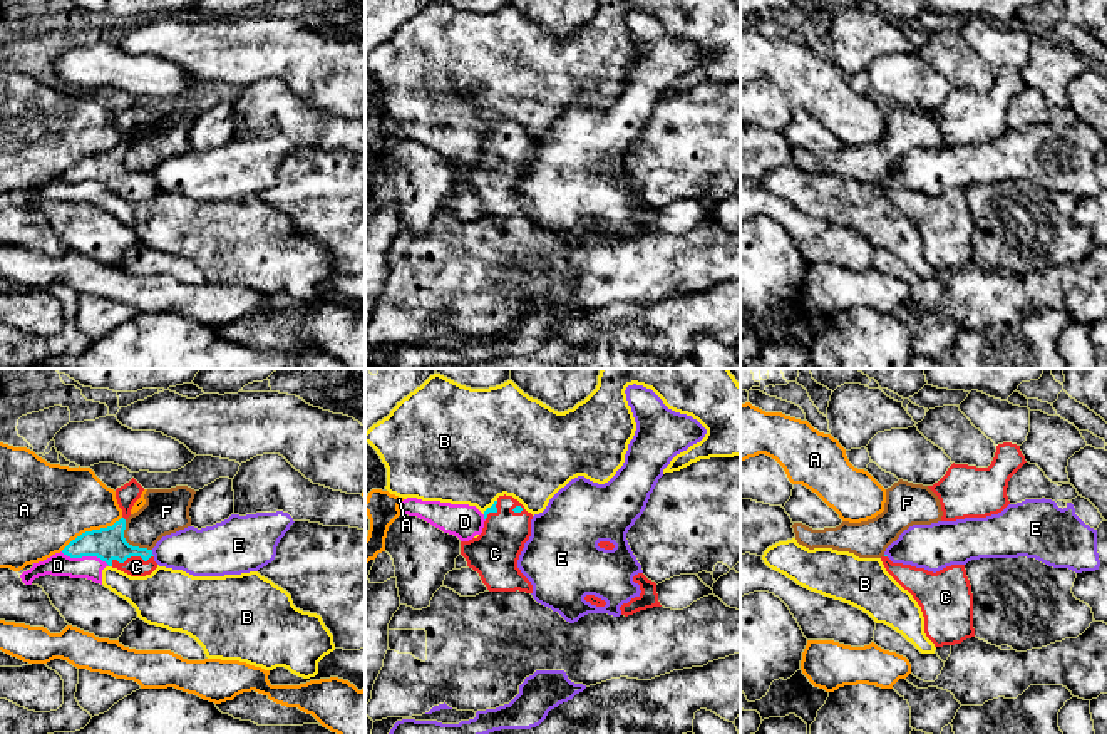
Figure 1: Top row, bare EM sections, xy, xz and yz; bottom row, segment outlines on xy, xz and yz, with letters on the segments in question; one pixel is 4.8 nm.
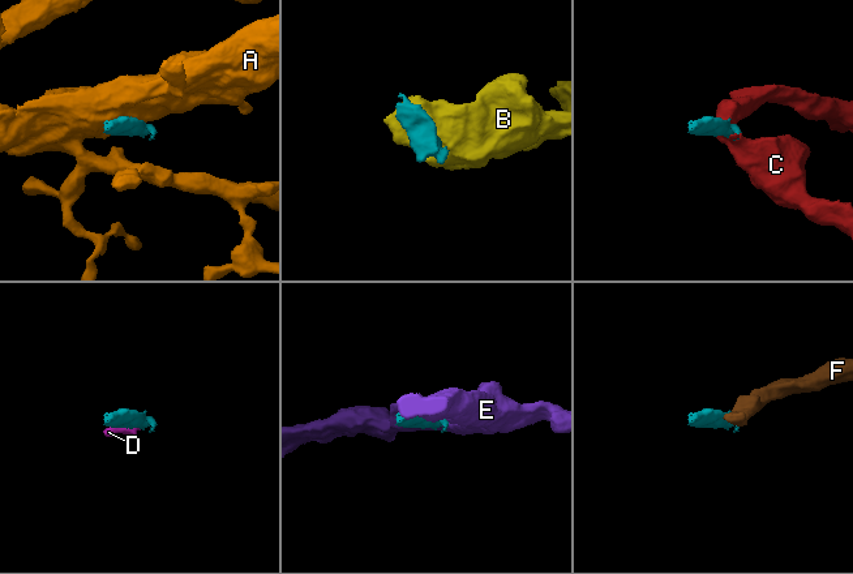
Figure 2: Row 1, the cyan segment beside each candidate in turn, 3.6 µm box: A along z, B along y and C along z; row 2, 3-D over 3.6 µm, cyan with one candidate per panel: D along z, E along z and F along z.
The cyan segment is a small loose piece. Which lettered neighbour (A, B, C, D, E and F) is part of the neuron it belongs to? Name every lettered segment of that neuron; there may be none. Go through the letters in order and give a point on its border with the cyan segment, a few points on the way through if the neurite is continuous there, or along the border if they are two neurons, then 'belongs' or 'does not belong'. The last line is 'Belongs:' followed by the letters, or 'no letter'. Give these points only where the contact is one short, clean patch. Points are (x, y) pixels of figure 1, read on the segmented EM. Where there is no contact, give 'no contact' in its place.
A: contact xy (92, 530); does not belong
B: contact xz (491, 506); does not belong
C: contact xy (131, 555); belongs
D: contact xy (86, 555); border xy (61, 552), (71, 557), (99, 557), (109, 565); does not belong
E: contact xy (151, 553); border xy (151, 550), (154, 555); does not belong
F: contact xy (128, 543); does not belong
Belongs: C

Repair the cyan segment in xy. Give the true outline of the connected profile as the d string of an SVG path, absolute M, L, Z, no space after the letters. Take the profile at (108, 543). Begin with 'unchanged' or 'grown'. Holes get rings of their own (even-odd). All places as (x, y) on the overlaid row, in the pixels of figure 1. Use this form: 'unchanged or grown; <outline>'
grown; M134 478L117 488L116 499L122 509L122 518L112 526L82 533L62 553L70 558L97 556L131 576L151 575L157 568L152 550L132 546L124 538L126 521L142 491L144 488Z

